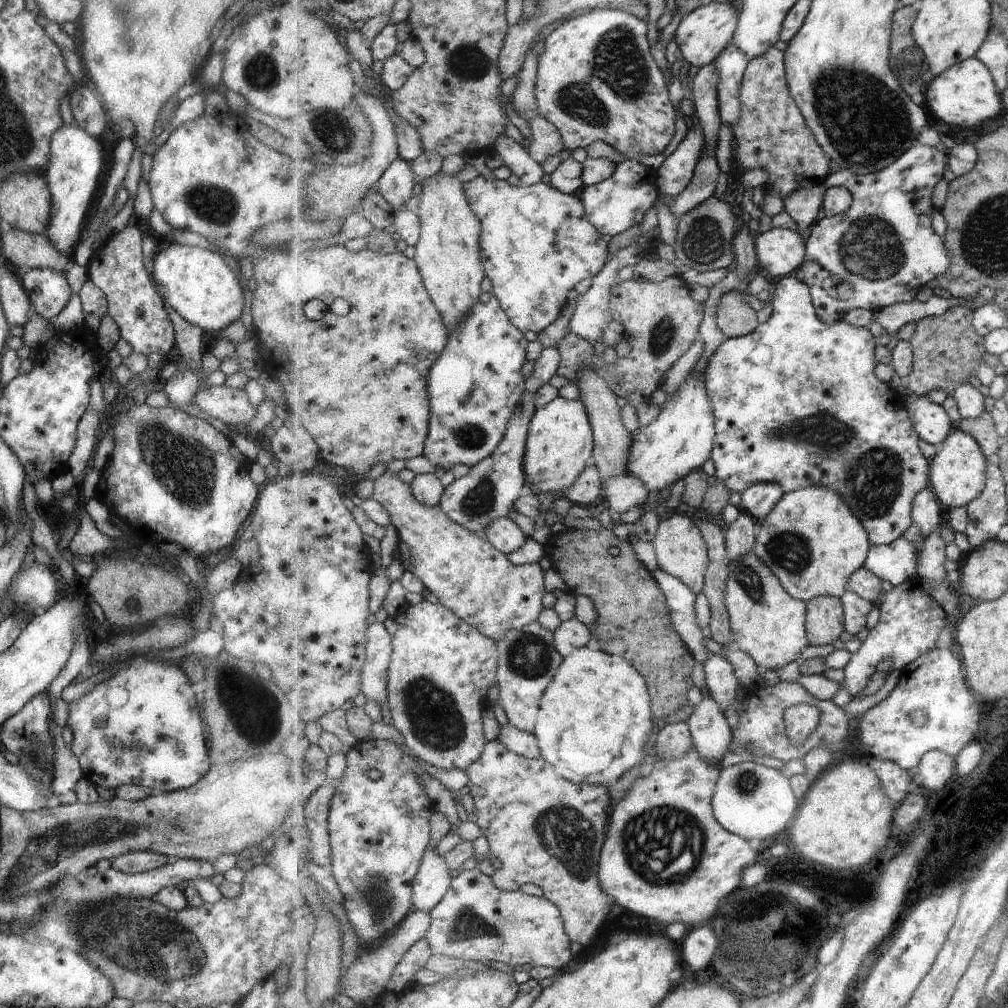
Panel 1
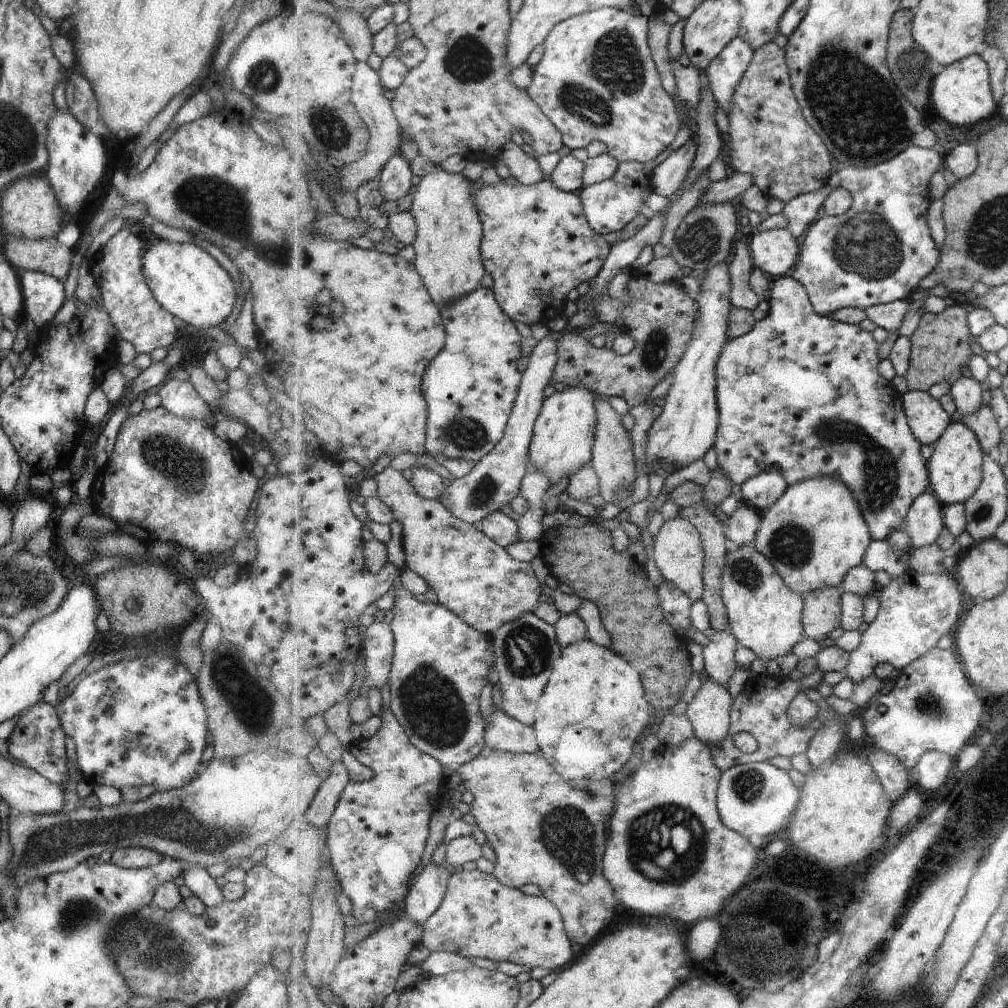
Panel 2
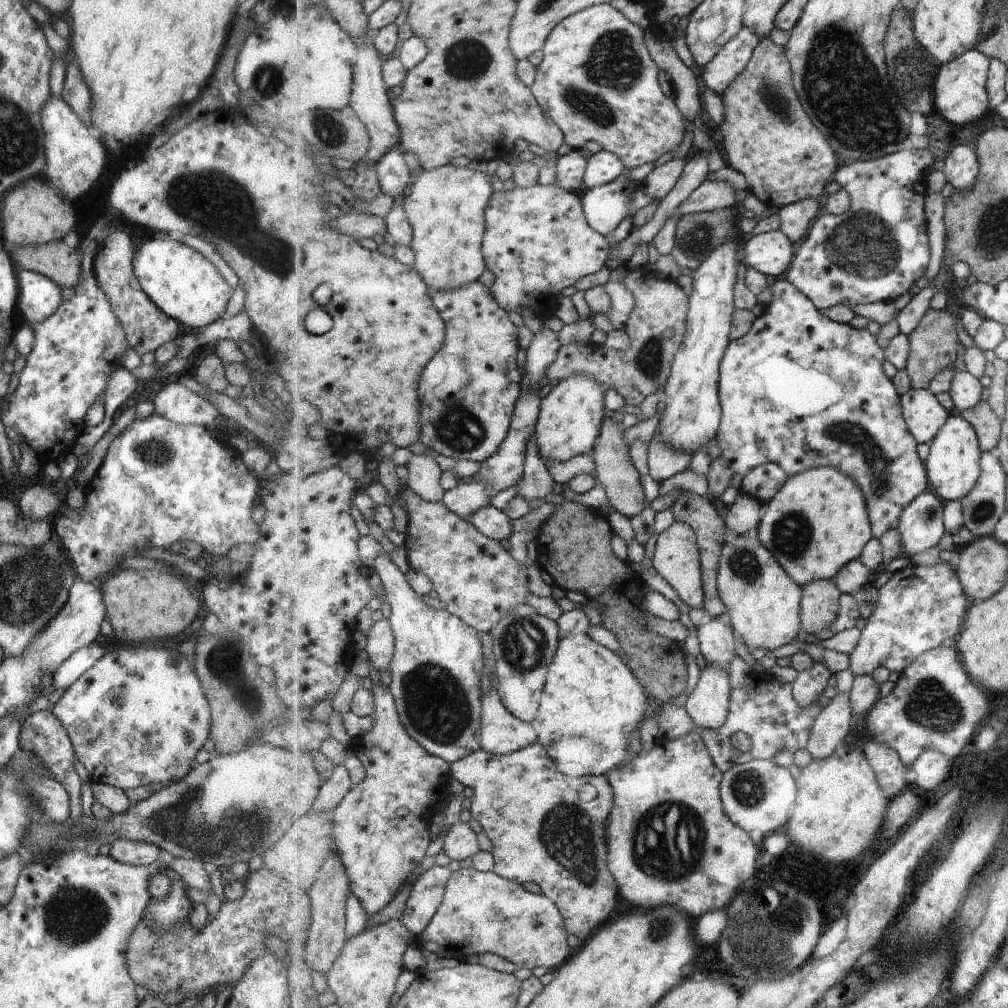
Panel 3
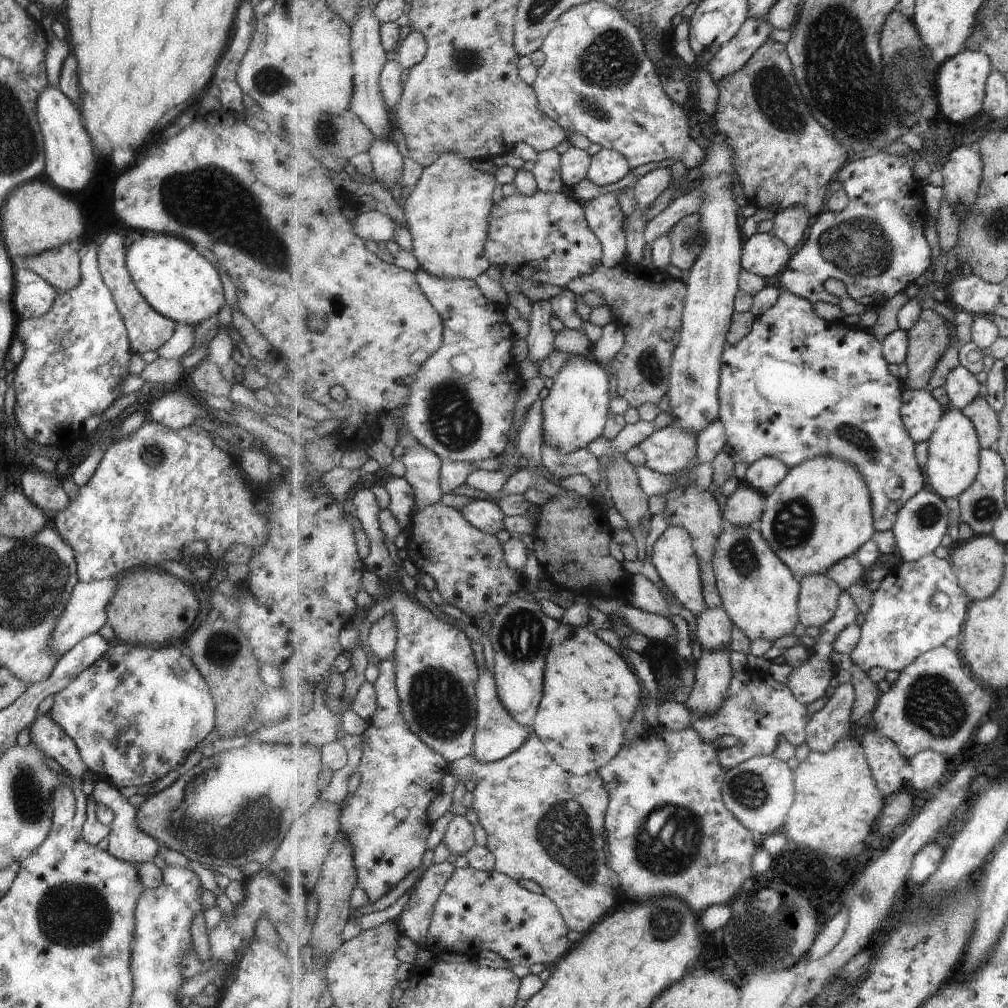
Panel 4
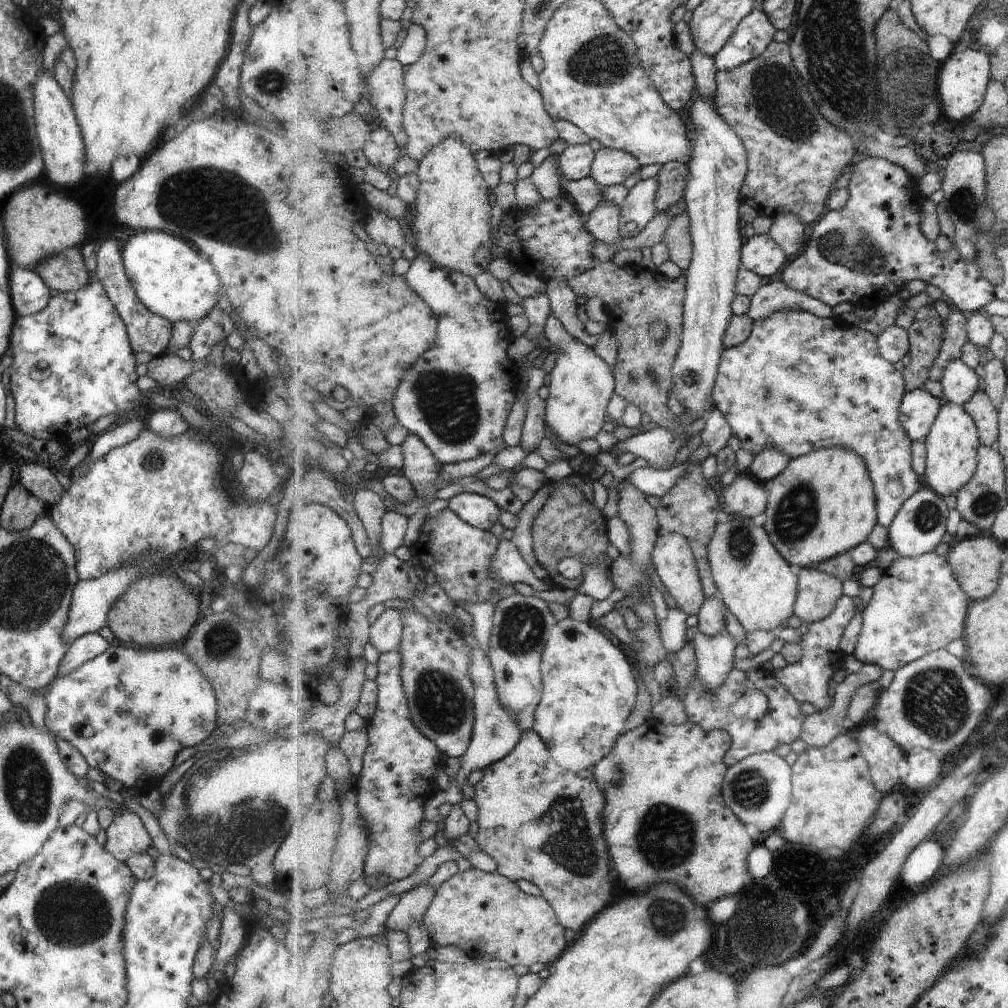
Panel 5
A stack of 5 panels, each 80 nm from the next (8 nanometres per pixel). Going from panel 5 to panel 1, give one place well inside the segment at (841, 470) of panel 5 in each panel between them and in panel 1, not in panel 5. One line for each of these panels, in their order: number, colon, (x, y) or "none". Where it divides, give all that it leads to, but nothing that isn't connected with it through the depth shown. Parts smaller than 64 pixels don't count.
1: (814, 543)
2: (815, 533)
3: (819, 522)
4: (822, 513)

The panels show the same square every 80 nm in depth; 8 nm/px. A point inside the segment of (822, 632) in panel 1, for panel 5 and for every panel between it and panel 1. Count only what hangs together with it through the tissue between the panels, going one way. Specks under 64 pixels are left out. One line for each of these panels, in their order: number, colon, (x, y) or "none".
2: (823, 609)
3: (820, 602)
4: (820, 594)
5: (818, 592)

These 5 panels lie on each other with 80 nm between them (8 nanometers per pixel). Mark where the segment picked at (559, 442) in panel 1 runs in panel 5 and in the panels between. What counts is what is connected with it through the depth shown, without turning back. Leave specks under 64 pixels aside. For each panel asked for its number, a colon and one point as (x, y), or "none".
2: (563, 438)
3: (571, 416)
4: (575, 411)
5: (582, 385)

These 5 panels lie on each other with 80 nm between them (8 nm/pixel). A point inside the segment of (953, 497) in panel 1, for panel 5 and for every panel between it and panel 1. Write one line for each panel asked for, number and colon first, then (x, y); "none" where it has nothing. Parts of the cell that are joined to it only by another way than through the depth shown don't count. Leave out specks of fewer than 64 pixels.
2: (956, 465)
3: (953, 466)
4: (953, 465)
5: (952, 445)

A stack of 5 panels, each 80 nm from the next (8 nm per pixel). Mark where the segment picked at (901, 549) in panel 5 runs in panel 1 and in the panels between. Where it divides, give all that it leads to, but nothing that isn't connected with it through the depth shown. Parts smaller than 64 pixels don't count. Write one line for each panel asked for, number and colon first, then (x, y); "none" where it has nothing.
1: (927, 513)
2: (925, 520)
3: (922, 526)
4: (922, 521)

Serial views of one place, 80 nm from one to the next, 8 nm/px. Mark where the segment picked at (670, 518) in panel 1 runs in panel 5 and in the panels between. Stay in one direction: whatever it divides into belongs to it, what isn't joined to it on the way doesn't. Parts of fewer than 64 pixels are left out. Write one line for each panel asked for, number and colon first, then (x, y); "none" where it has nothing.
2: (679, 554)
3: (676, 558)
4: (674, 556)
5: (674, 561)

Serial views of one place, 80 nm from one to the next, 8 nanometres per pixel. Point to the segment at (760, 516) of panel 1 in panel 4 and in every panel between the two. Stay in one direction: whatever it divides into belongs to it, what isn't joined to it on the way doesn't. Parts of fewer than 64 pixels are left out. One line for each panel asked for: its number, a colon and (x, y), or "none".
2: (763, 491)
3: (765, 482)
4: (764, 475)

